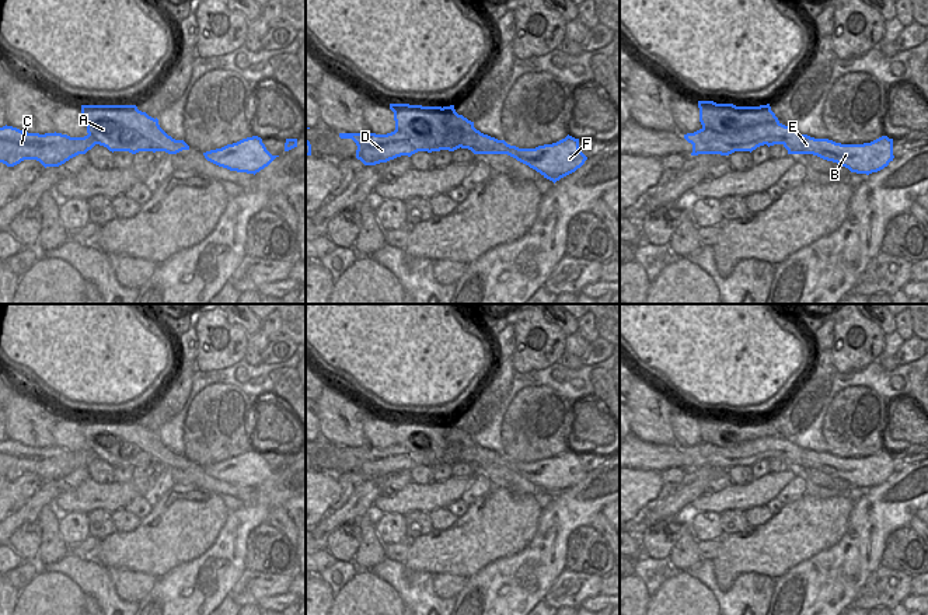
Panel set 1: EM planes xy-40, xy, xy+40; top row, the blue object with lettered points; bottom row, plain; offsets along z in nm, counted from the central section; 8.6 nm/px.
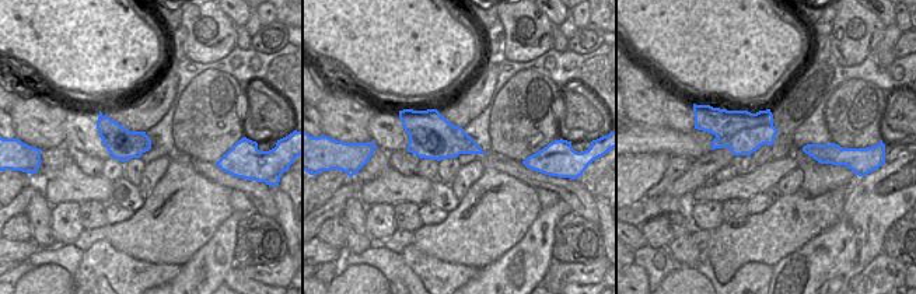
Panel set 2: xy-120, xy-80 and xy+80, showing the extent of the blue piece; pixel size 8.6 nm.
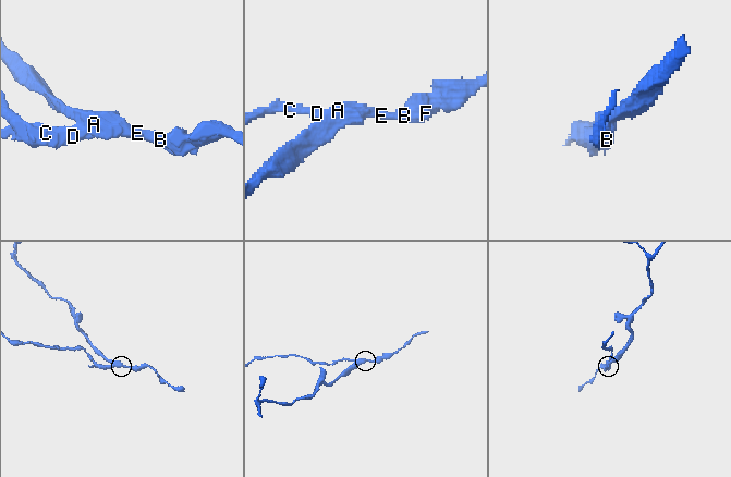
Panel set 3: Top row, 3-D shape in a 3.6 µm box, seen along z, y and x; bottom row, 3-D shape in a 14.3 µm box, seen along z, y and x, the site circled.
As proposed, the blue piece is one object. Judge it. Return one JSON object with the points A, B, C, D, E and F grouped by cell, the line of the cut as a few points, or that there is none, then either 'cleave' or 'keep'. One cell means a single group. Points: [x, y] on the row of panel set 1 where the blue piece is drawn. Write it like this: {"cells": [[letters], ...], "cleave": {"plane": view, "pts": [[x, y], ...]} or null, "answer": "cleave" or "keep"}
{"cells": [["A"], ["B", "C", "D", "E", "F"]], "cleave": {"plane": "xy+40", "pts": [[778, 122], [761, 122], [731, 133], [703, 129]]}, "answer": "cleave"}

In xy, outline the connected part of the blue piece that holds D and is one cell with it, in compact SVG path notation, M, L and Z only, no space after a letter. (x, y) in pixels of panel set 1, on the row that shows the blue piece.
M391 132L387 134L376 133L339 133L341 139L352 139L356 146L356 158L364 165L376 165L387 163L401 156L411 157L412 154L422 151L421 140L425 143L433 141L433 137L423 134L421 137L412 137L404 132Z

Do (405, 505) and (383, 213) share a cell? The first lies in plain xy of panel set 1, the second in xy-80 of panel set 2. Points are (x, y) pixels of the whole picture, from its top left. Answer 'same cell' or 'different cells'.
different cells

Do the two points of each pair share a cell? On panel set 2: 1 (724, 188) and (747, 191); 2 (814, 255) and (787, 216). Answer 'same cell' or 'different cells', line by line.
1: same cell
2: different cells

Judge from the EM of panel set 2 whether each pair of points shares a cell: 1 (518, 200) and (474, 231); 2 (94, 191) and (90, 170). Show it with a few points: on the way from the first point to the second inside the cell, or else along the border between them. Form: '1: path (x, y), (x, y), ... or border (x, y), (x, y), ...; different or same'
1: path (507, 206), (502, 207), (485, 224); same
2: border (69, 157), (86, 174), (100, 174); different

